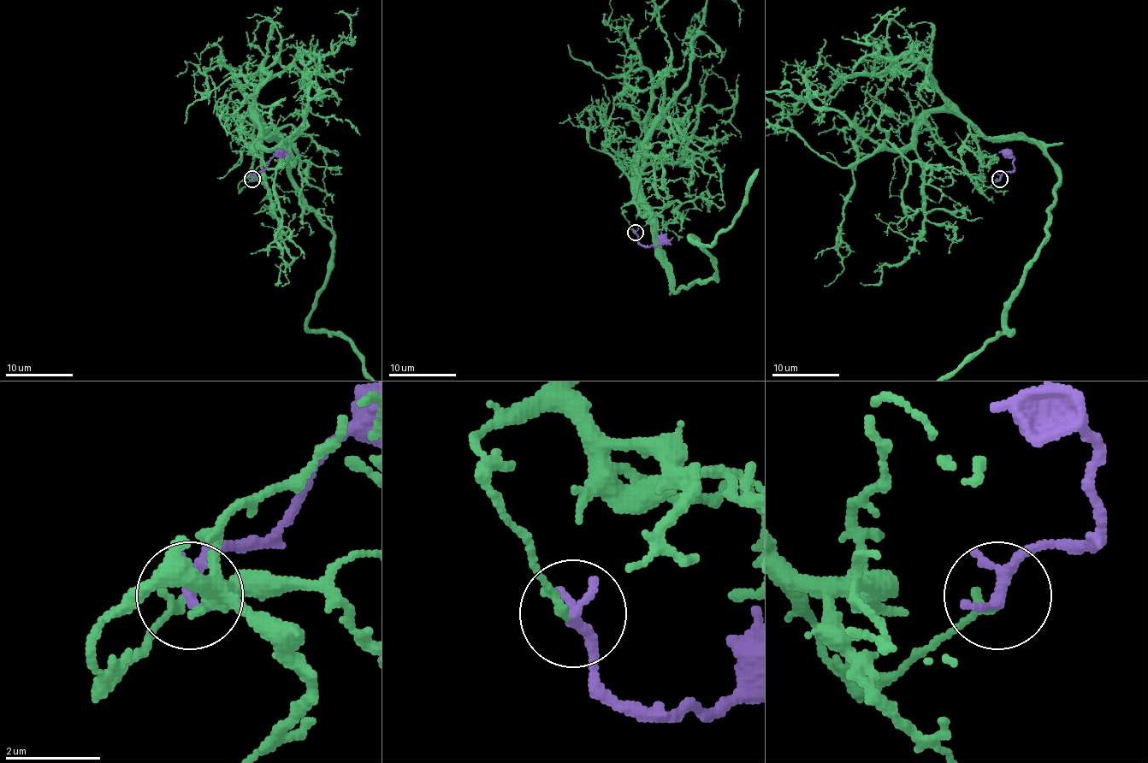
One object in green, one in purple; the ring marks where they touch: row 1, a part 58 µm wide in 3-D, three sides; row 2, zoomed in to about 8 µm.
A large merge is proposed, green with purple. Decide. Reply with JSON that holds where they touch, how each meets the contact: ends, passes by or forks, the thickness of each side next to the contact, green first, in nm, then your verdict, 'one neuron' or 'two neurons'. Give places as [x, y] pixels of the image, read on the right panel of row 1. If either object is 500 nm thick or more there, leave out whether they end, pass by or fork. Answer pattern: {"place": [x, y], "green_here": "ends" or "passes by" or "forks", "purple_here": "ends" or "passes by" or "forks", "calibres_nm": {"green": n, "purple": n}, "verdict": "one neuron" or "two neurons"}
{"place": [999, 179], "green_here": "ends", "purple_here": "ends", "calibres_nm": {"green": 160, "purple": 320}, "verdict": "two neurons"}

